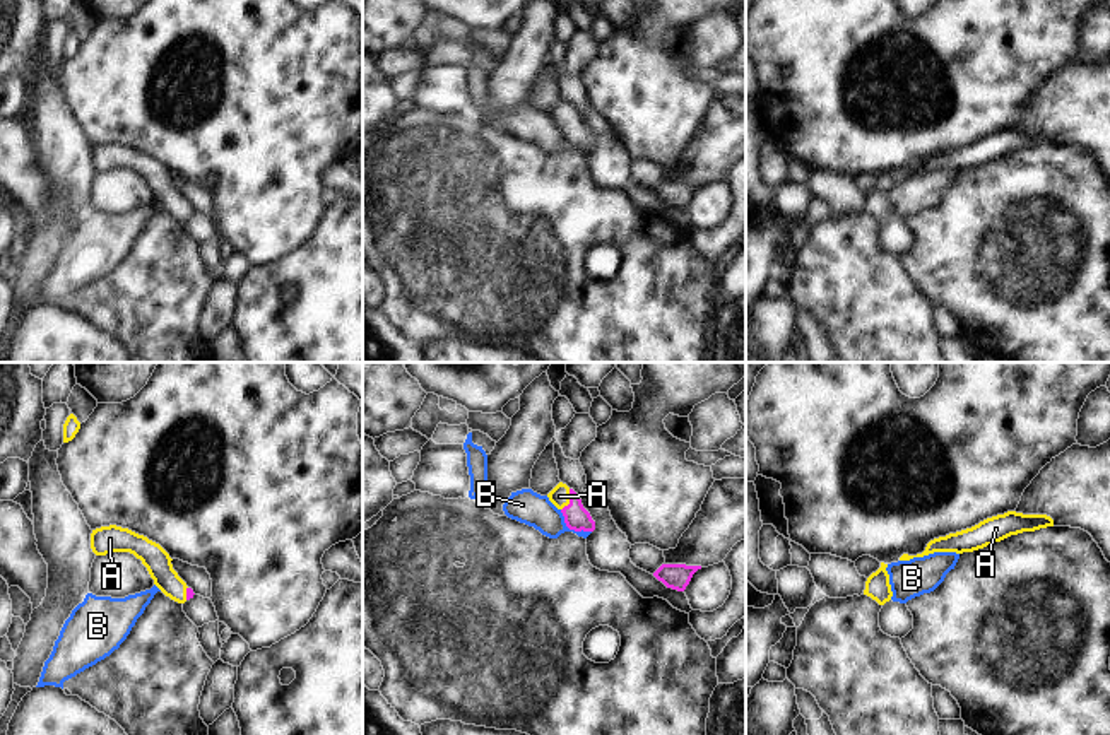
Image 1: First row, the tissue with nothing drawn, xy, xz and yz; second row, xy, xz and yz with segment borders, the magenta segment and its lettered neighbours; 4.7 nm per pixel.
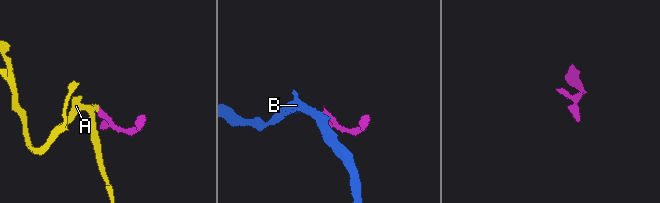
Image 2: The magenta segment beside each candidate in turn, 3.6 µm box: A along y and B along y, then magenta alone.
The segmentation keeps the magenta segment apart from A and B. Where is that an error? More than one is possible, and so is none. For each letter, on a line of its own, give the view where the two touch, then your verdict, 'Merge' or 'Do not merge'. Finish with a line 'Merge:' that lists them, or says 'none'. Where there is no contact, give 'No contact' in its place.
A: Touches magenta in xz. Merge
B: Touches magenta in xz. Do not merge
Merge: A

